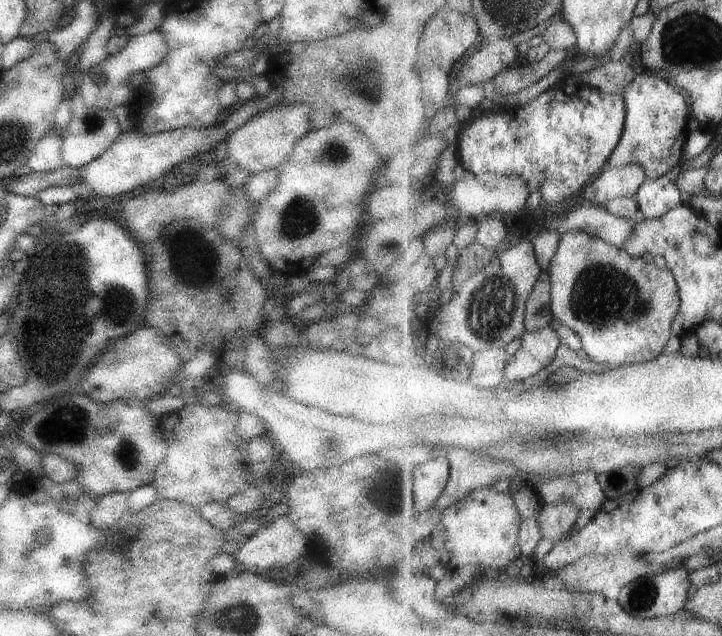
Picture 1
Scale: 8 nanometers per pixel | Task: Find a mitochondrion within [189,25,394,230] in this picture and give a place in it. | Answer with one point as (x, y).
(331, 156)

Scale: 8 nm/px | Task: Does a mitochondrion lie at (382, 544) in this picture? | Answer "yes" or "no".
no

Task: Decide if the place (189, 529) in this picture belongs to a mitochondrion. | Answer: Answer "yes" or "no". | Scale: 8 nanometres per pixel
no

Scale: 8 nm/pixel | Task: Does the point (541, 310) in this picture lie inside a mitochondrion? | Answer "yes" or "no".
yes

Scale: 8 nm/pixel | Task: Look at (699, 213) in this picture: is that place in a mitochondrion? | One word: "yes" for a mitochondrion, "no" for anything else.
no

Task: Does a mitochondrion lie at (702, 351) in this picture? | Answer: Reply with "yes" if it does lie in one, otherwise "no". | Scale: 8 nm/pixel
no

